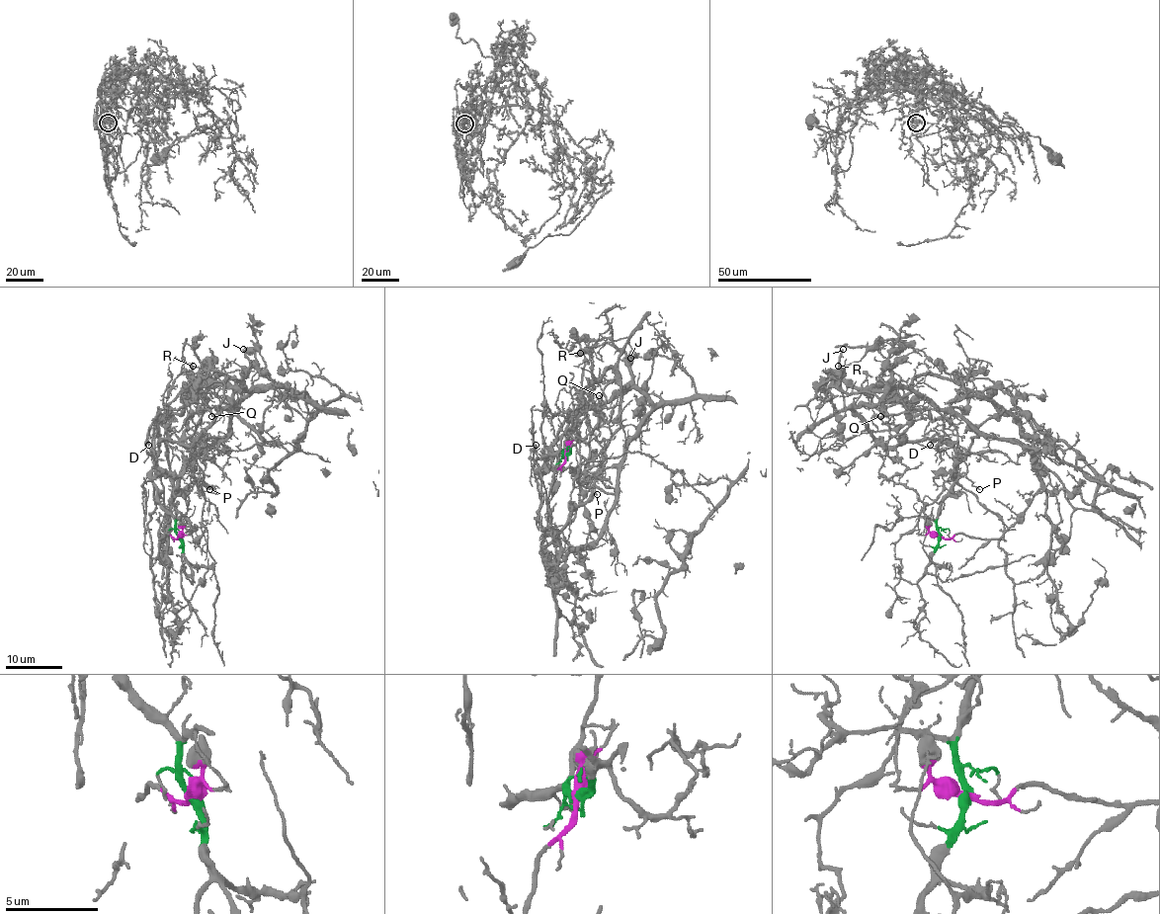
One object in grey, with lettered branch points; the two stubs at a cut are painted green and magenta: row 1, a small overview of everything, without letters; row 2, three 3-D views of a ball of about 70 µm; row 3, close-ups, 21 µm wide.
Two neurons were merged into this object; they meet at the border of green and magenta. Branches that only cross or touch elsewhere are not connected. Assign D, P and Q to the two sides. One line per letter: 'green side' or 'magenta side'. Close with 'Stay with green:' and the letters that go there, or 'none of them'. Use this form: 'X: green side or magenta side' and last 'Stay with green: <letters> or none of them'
D: magenta side
P: green side
Q: green side
Stay with green: P, Q

